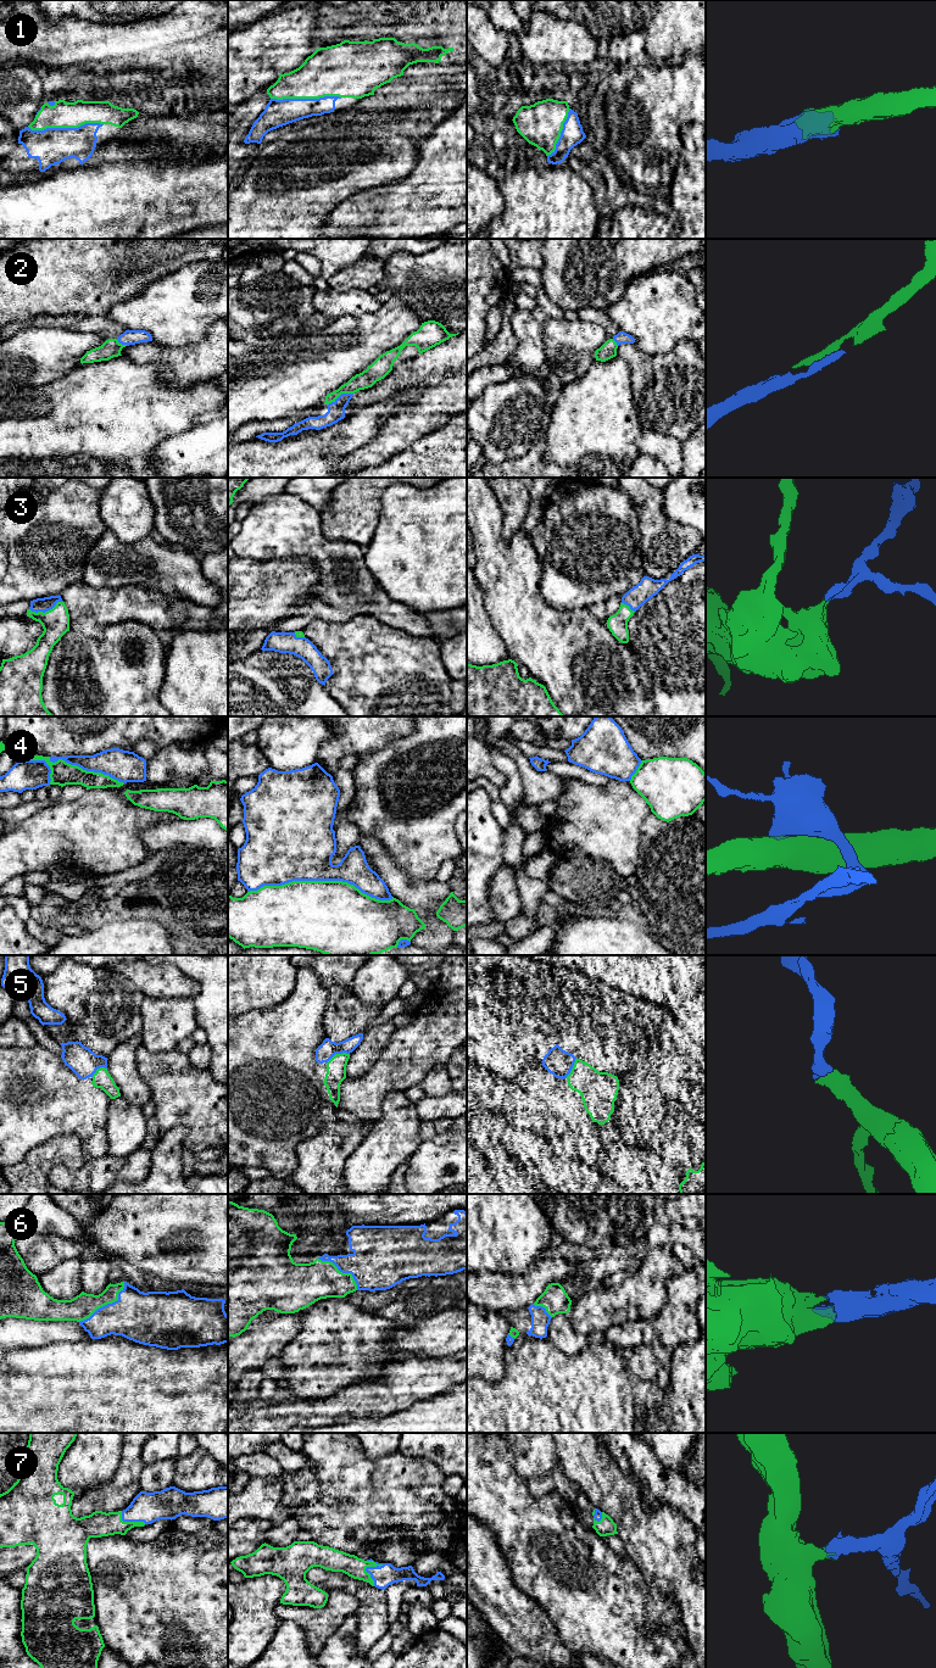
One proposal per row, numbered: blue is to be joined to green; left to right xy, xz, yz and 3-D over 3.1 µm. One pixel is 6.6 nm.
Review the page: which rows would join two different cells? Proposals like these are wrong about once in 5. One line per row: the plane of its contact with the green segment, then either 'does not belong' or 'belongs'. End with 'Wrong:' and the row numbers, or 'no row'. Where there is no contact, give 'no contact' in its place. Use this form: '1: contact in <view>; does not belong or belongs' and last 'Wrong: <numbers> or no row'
1: contact in xy; belongs
2: contact in xz; belongs
3: contact in xy; belongs
4: contact in xz; does not belong
5: contact in xz; belongs
6: contact in xy; belongs
7: contact in xz; belongs
Wrong: 4

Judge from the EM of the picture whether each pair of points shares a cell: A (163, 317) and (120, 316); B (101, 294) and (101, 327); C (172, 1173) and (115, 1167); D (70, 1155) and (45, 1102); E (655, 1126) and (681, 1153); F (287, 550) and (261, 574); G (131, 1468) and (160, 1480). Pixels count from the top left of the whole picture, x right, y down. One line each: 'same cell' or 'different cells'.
A: same cell
B: different cells
C: different cells
D: different cells
E: same cell
F: different cells
G: different cells

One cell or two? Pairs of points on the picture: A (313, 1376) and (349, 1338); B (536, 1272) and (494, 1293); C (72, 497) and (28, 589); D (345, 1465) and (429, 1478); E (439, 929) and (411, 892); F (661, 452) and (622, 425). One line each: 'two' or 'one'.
A: one
B: one
C: one
D: one
E: one
F: two

